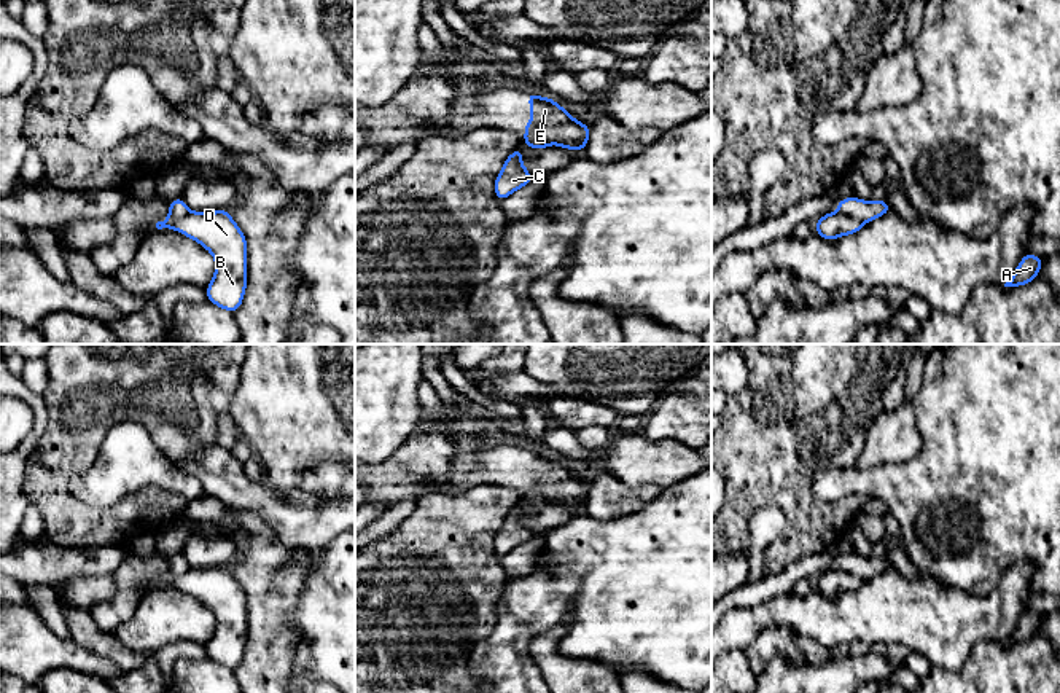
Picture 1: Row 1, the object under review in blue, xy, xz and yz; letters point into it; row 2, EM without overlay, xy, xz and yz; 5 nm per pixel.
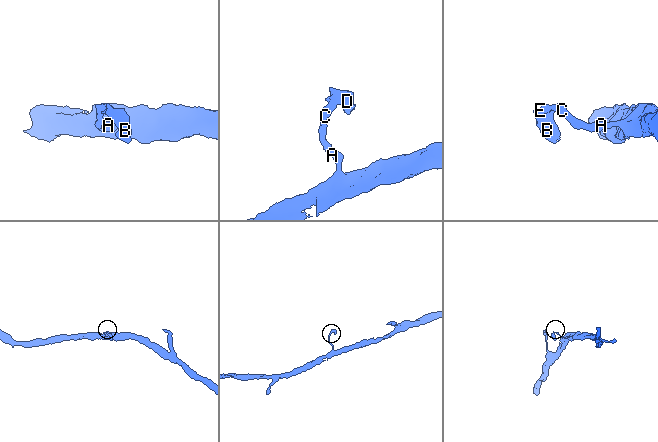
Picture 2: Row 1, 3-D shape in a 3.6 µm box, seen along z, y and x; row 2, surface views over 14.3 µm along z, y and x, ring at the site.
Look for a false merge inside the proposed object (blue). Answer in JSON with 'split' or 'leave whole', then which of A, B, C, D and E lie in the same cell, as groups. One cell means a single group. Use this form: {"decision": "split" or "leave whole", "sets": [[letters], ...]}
{"decision": "split", "sets": [["A", "C"], ["B", "D", "E"]]}

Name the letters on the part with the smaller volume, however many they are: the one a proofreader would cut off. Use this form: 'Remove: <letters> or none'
Remove: B, D, E

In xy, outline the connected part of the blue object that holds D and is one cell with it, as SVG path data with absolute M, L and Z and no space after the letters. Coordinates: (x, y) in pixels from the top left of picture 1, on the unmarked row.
M229 567L189 569L183 575L169 572L156 585L177 586L213 612L216 623L207 642L207 658L234 671L247 645L247 596Z

